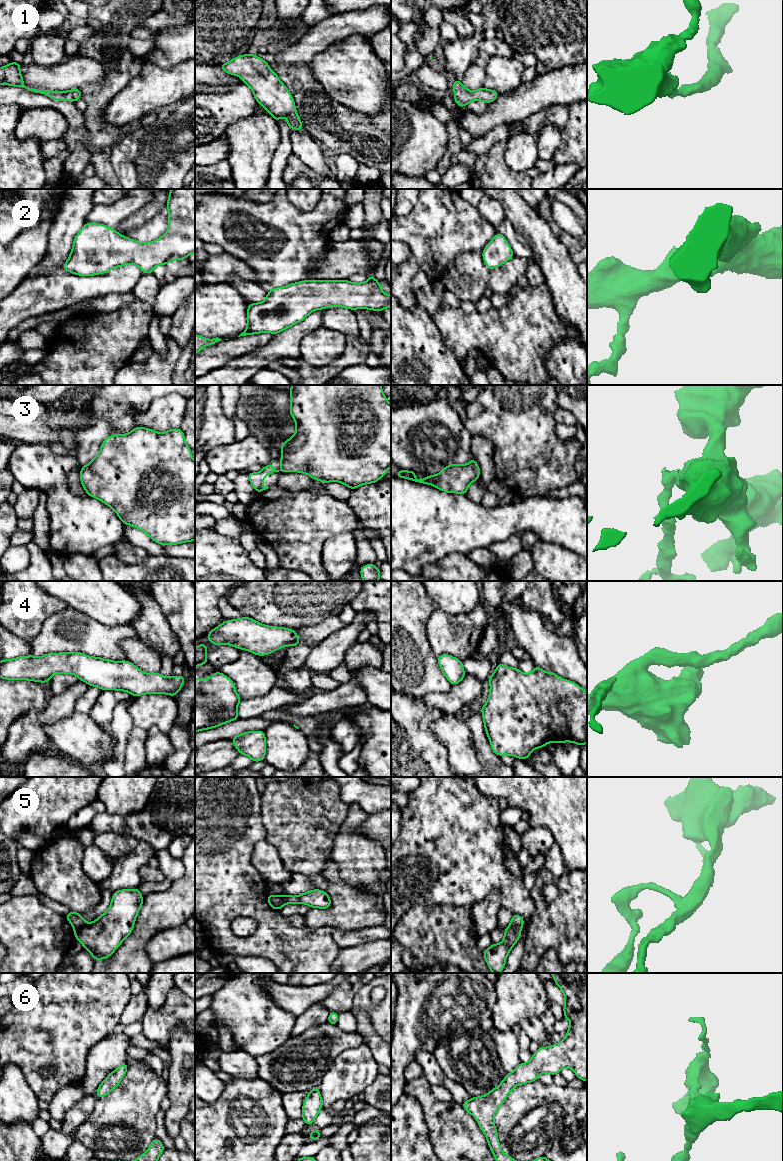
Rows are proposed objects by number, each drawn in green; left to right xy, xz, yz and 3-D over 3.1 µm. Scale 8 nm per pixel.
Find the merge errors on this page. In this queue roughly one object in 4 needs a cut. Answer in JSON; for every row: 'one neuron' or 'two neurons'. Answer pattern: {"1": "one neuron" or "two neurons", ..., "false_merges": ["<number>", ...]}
{"1": "one neuron", "2": "one neuron", "3": "two neurons", "4": "one neuron", "5": "two neurons", "6": "one neuron", "false_merges": ["3", "5"]}

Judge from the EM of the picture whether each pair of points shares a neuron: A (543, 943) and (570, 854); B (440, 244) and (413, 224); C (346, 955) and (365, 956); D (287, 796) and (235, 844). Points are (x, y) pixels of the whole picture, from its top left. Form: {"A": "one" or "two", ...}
{"A": "two", "B": "one", "C": "one", "D": "two"}

